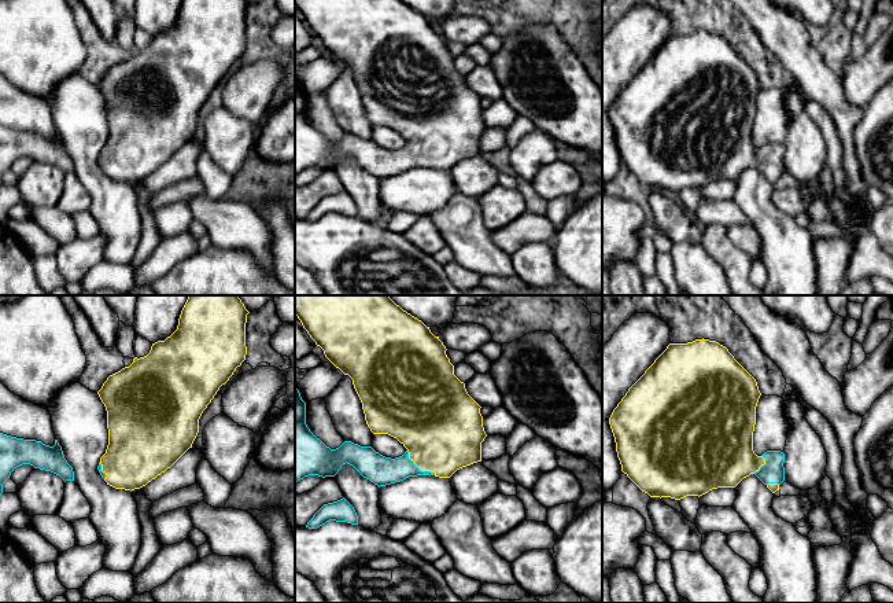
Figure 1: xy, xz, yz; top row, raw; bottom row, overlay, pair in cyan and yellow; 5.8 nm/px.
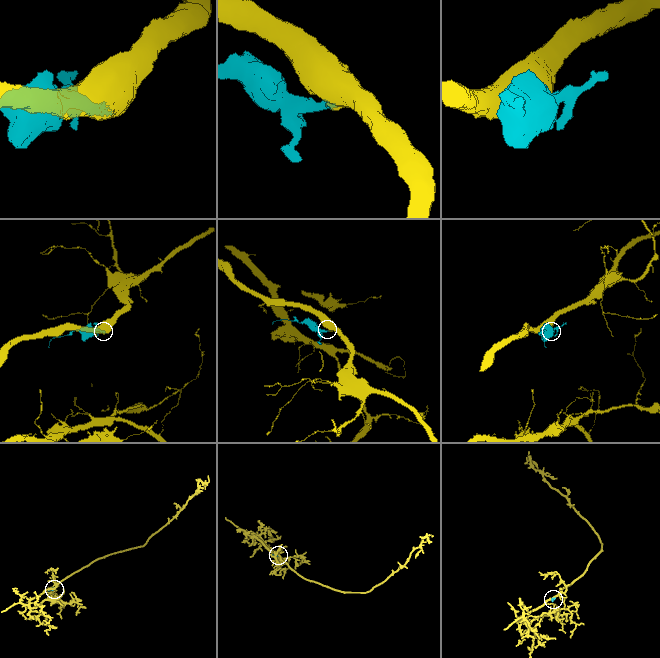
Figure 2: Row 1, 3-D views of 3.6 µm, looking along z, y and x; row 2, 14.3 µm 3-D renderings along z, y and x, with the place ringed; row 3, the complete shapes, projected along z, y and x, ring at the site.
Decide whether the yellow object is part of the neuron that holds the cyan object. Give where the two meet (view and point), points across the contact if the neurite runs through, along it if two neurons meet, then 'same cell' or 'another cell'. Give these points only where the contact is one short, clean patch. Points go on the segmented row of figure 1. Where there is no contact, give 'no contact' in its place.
xz (417, 467) | same cell

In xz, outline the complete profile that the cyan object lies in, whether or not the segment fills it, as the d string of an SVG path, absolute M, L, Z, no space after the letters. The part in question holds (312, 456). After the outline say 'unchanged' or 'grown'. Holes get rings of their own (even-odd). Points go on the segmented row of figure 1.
M295 295L295 315L325 357L353 379L370 431L388 434L407 449L395 459L351 441L331 449L307 427L306 402L295 387L295 482L309 475L335 477L347 463L380 488L417 475L450 478L457 470L481 462L481 442L487 437L481 407L468 394L465 383L454 375L454 365L443 342L421 320L403 310L390 295Z | grown

